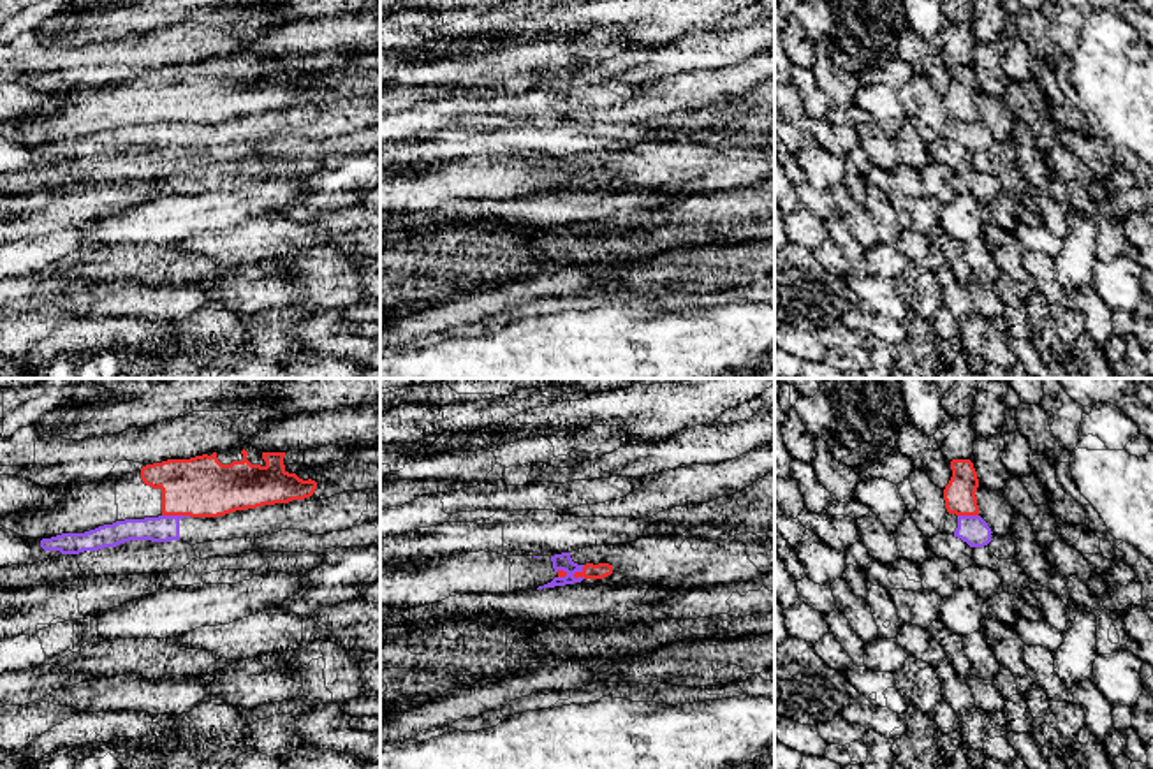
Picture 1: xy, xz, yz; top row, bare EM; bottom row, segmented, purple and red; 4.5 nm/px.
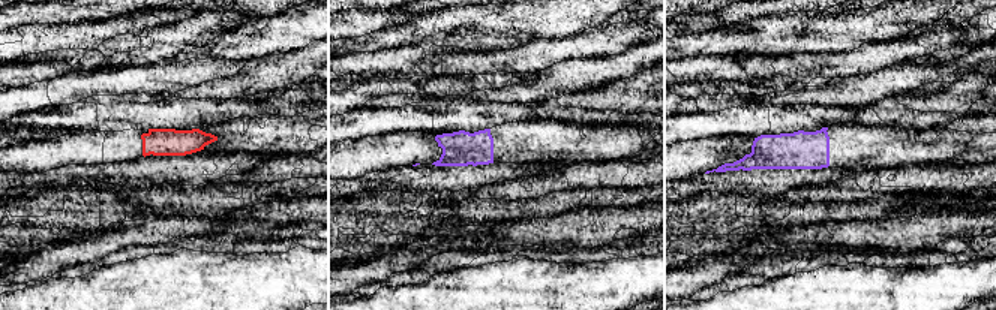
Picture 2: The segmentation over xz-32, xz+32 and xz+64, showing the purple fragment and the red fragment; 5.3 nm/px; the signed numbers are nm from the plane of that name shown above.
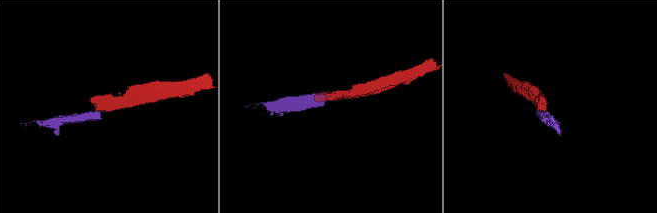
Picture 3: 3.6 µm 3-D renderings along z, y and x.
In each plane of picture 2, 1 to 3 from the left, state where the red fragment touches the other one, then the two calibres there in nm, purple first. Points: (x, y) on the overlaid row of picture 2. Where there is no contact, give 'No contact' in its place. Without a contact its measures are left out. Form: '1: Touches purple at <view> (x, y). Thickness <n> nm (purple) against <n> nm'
1: No contact
2: No contact
3: No contact

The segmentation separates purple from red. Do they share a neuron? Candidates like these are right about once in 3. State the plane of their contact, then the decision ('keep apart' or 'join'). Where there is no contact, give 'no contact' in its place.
xy | keep apart

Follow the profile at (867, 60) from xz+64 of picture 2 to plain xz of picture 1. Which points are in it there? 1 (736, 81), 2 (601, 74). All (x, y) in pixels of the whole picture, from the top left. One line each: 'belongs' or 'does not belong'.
1: does not belong
2: belongs

